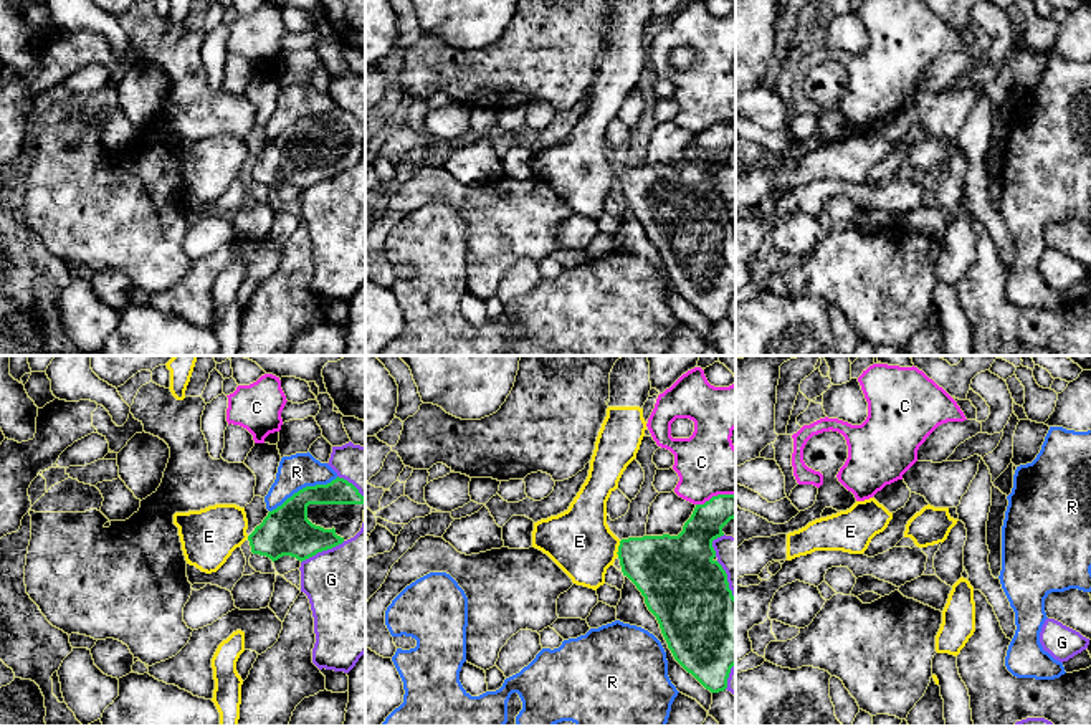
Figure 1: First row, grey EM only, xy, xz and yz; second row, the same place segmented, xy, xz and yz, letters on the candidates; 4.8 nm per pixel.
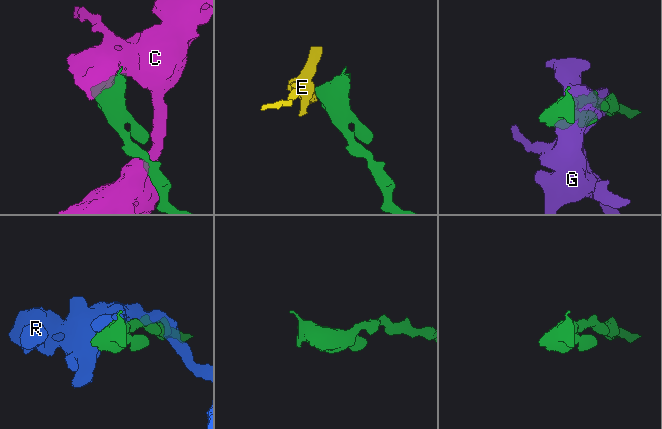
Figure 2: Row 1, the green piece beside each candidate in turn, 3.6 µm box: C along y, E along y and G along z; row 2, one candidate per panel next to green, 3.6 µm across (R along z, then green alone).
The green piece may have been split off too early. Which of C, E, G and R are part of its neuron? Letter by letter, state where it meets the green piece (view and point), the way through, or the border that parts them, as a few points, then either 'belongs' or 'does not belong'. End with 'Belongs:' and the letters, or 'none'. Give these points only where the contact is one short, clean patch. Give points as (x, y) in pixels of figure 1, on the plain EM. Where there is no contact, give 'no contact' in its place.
C: meets green in xz at (714, 126); does not belong
E: meets green in xz at (619, 179); border along xz (620, 171), (617, 186); does not belong
G: meets green in xy at (323, 179); does not belong
R: meets green in xy at (303, 118); does not belong
Belongs: none

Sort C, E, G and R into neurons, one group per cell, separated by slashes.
C / E / G / R

